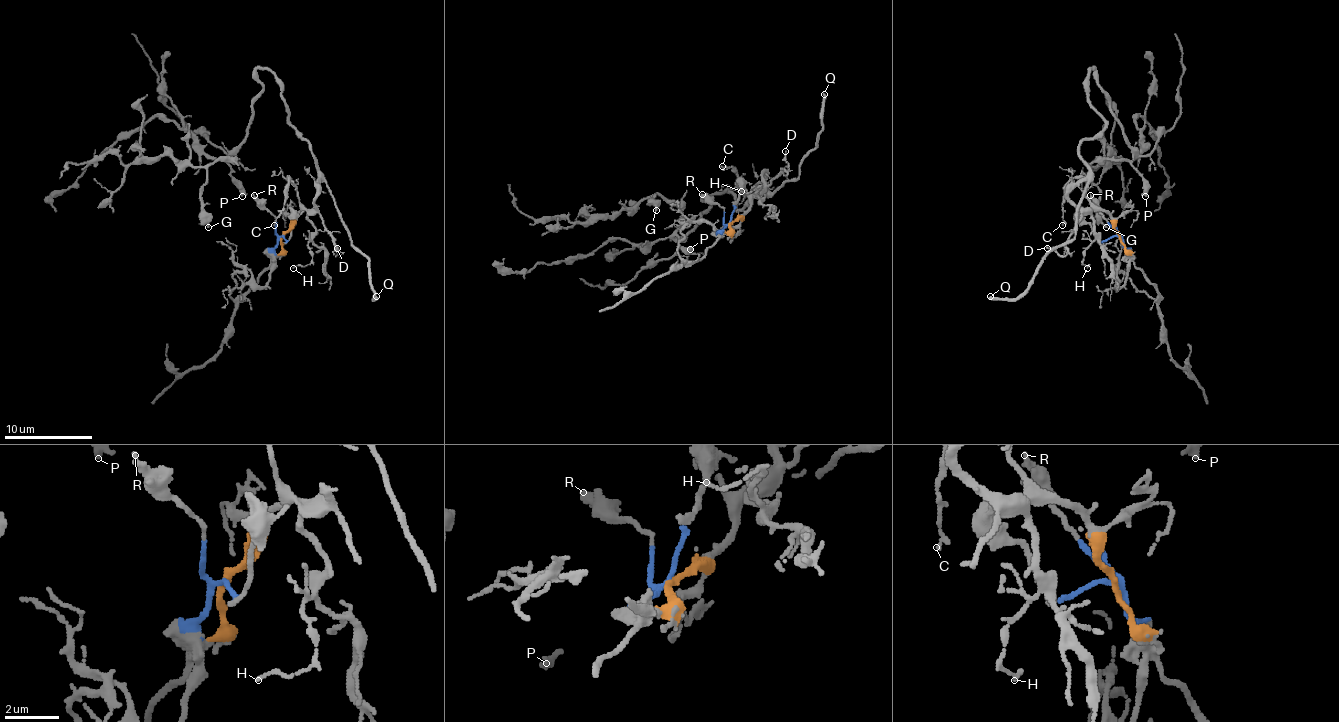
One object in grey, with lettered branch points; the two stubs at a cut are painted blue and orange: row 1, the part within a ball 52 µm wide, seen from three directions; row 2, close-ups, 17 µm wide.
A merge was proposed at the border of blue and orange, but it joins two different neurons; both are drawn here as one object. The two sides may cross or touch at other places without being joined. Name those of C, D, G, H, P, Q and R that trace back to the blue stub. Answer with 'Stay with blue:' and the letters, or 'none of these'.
Stay with blue: R

